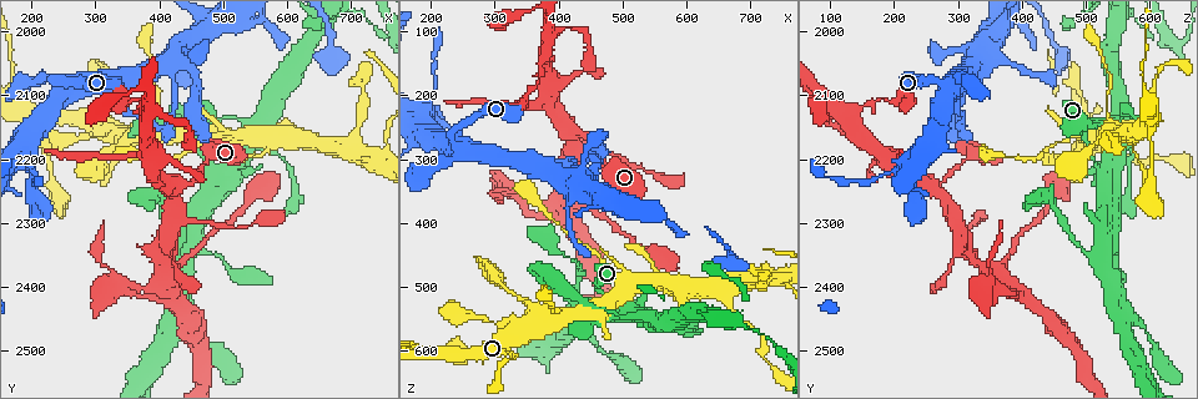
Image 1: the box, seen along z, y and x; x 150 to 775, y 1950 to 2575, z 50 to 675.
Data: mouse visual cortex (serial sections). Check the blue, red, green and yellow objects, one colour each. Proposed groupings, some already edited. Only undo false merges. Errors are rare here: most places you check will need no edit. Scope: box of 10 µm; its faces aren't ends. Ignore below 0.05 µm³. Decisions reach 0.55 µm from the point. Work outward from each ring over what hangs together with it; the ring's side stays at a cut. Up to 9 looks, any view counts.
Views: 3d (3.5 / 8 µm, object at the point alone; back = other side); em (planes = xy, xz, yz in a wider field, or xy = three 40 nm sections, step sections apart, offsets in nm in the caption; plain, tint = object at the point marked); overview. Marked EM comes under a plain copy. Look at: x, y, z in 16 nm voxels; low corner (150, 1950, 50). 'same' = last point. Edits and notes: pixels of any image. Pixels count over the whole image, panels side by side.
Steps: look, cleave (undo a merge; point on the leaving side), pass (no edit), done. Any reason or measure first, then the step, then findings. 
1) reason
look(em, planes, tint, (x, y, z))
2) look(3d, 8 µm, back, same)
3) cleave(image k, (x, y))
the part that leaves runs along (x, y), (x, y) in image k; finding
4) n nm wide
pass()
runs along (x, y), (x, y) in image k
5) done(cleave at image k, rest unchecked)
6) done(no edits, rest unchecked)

thin neck
look(3d, 8 µm, (395, 2115, 530))

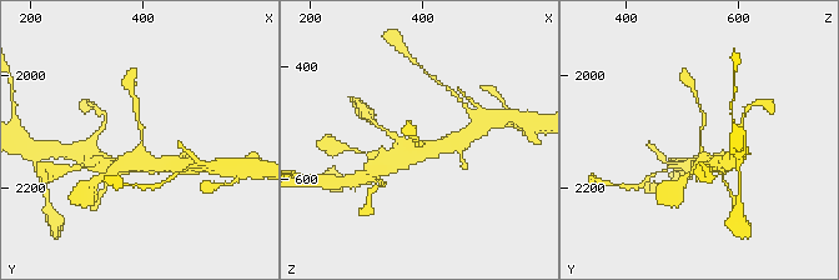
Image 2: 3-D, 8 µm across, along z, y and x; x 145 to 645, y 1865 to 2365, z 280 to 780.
look(3d, 3.5 µm, same)

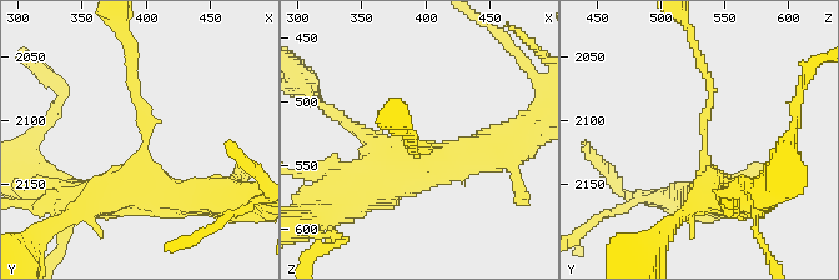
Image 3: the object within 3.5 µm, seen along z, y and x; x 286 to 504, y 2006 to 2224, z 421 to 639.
arms of 100, 500 nm; need the tissue
look(em, xy, step 5, tint, (398, 2118, 534))

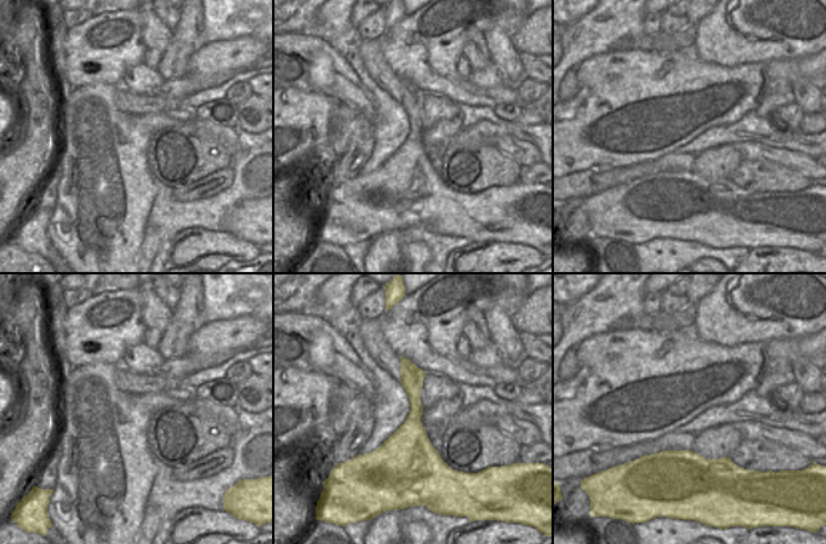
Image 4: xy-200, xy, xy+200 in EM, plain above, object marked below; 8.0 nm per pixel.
pass()
runs along (735, 199), (703, 160), (713, 91), (703, 65) in image 3; continuous, no second cell

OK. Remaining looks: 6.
four or more arms meet
look(3d, 8 µm, (240, 2095, 285))

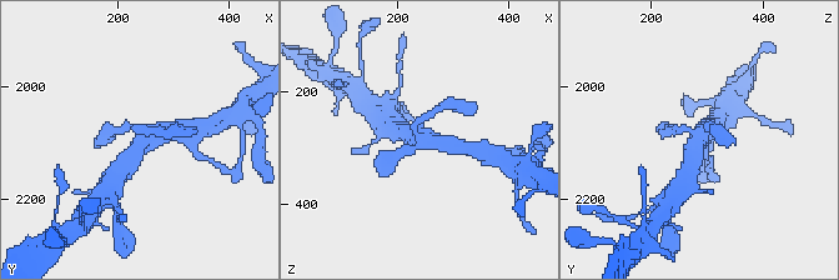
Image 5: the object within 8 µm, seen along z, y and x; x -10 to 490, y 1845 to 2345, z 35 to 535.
4 arms; arms of 250, 250, 500, 500 nm
look(em, xy, step 3, tint, same)

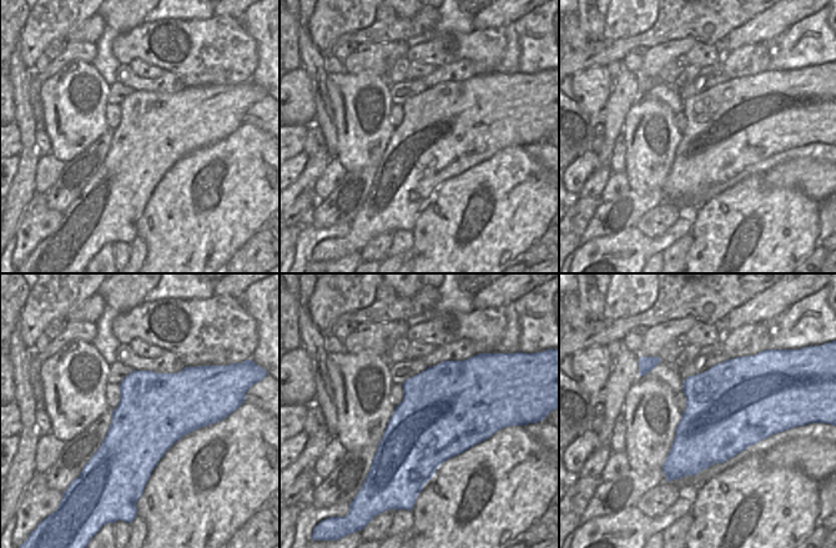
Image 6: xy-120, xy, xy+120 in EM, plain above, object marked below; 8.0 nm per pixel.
pass()
runs along (432, 114), (416, 135), (453, 146) in image 5; one cell here

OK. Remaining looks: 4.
thick turns thin
look(3d, 3.5 µm, (495, 2170, 515))

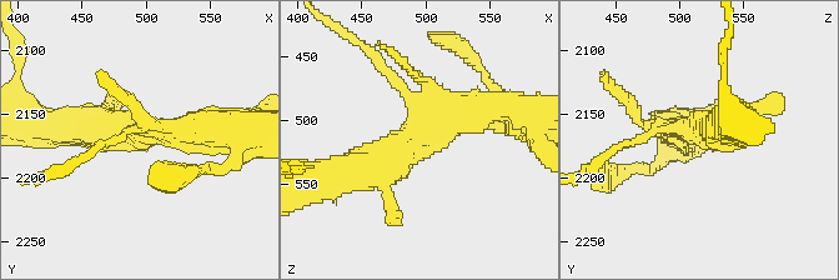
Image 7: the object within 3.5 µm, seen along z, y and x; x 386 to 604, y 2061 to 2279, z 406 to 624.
shape alone is not enough
look(em, planes, tint, (498, 2164, 514))

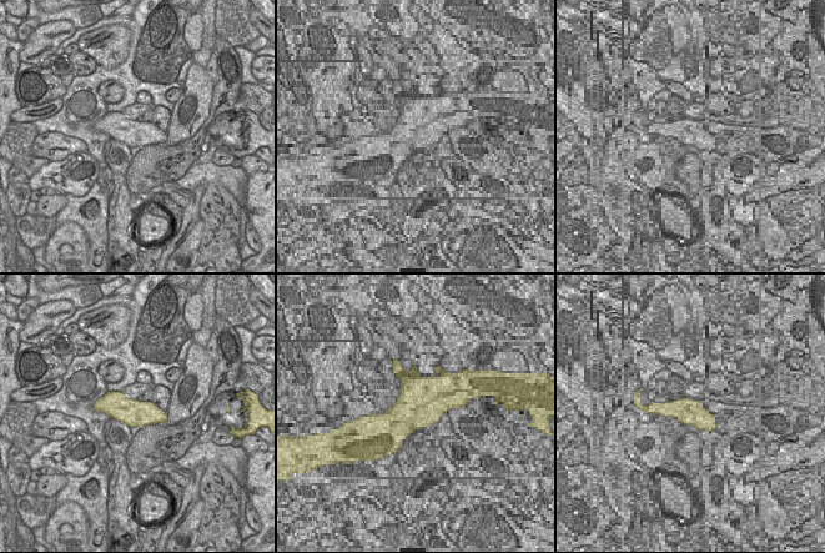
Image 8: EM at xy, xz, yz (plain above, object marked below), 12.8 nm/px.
340 nm wide
pass()
runs along (348, 173), (497, 106) in image 7; one cell here

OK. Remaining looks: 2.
a fork
look(3d, 3.5 µm, (655, 2175, 510))

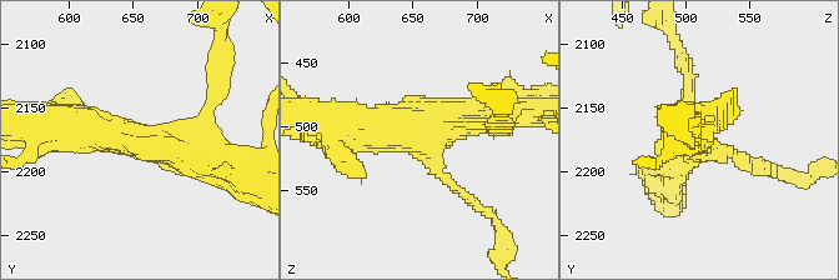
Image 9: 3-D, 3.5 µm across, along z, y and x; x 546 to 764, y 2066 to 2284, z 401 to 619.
3 arms; arms of 150, 400, 450 nm; need the tissue
look(em, xy, step 1, tint, (652, 2176, 506))

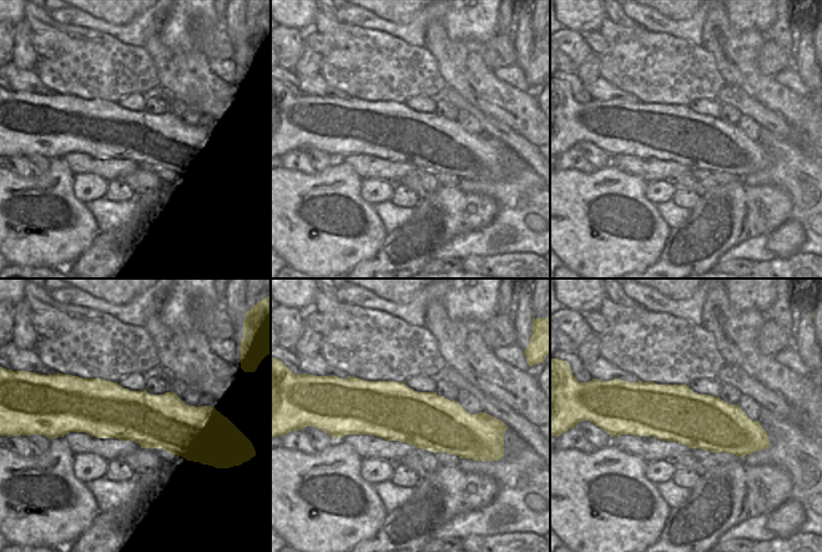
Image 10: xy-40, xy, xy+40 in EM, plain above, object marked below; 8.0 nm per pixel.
pass()
runs along (60, 126), (162, 141), (209, 164) in image 9; continuous, no second cell

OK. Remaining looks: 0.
done(no edits, rest unchecked)

